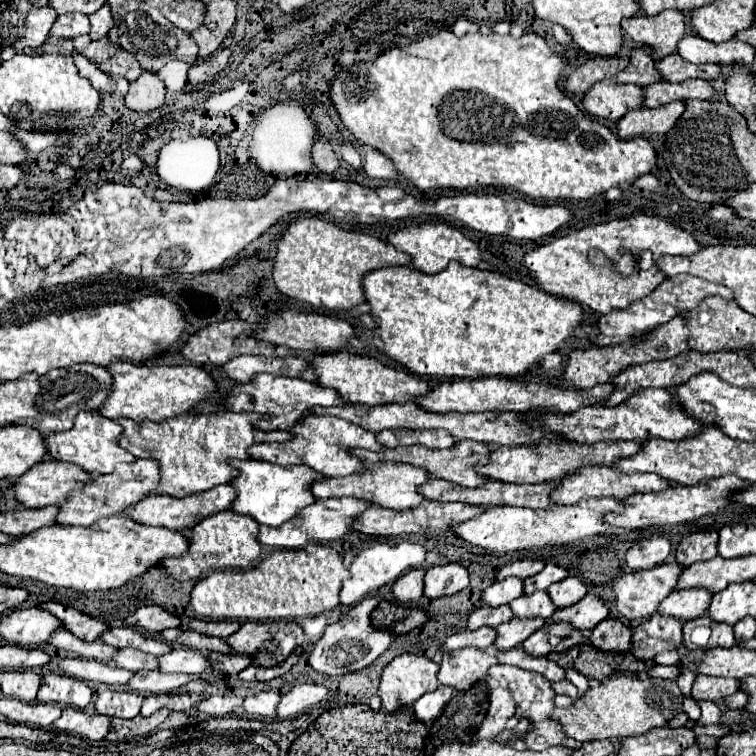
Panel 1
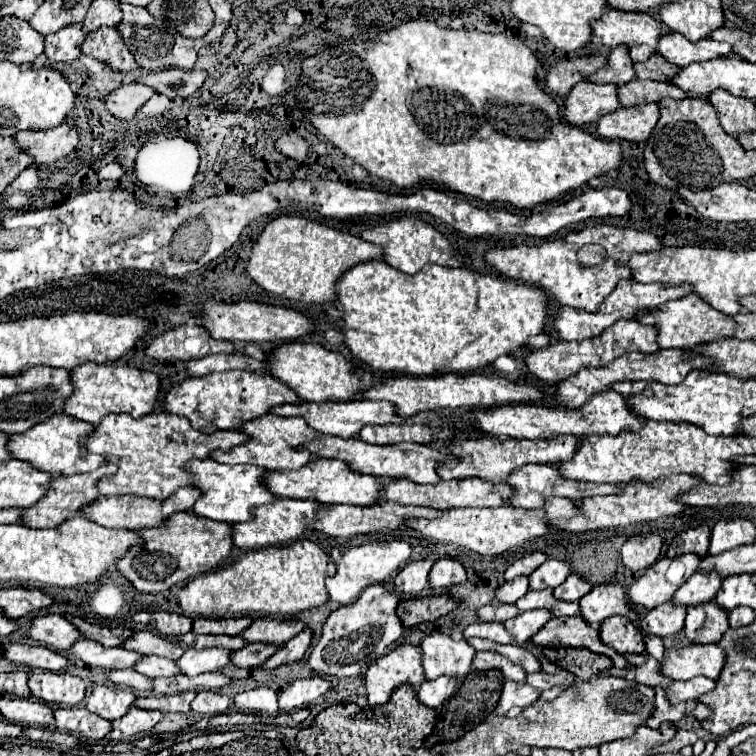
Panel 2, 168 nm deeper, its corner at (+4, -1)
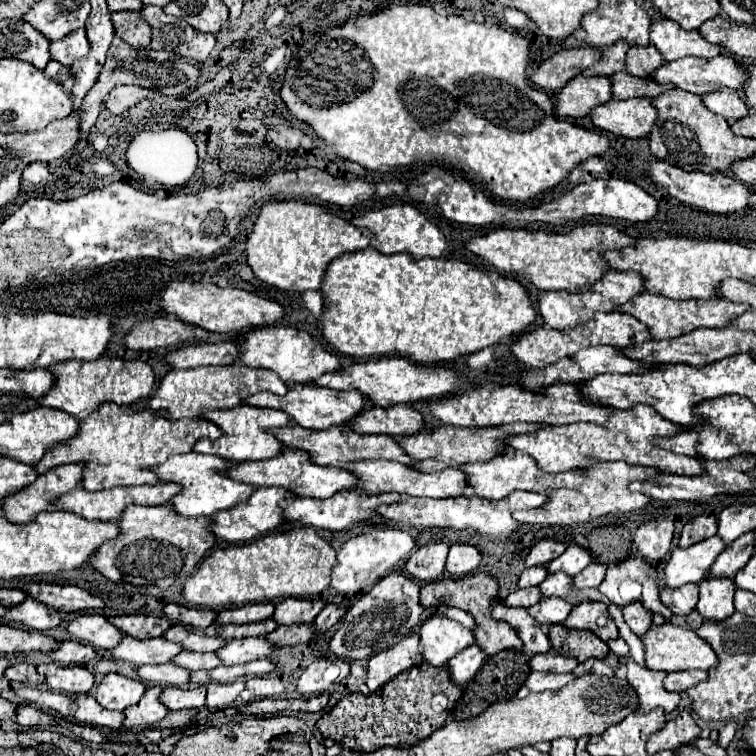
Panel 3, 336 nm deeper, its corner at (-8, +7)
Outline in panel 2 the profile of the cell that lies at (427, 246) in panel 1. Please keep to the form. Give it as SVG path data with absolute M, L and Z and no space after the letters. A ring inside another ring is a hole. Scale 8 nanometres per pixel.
M400 216L392 222L378 224L374 228L366 228L360 234L360 238L382 246L384 262L390 264L392 268L404 272L404 274L414 274L414 272L422 270L426 264L446 266L446 260L452 258L452 254L454 254L454 248L446 240L446 236L442 236L436 228L432 228L430 224L426 224L426 222L422 222L420 218L414 218L414 216Z

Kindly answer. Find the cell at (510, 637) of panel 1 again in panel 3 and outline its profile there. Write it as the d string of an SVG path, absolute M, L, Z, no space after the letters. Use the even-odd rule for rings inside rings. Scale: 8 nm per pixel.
M542 598L538 604L528 608L528 614L542 626L542 624L562 624L568 616L572 606L560 598Z

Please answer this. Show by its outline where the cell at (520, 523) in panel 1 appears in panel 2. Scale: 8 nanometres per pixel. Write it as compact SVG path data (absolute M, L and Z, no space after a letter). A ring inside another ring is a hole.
M552 498L540 510L538 508L524 510L524 508L512 508L512 506L504 506L504 508L448 508L448 510L442 510L440 516L434 520L412 518L412 520L406 520L406 524L412 530L416 530L428 538L452 542L452 544L464 546L466 550L478 552L482 556L496 556L496 554L502 554L510 548L522 546L524 542L532 540L532 538L548 534L550 526L544 524L544 516L546 518L570 518L576 512L578 512L578 508L572 504L572 500Z

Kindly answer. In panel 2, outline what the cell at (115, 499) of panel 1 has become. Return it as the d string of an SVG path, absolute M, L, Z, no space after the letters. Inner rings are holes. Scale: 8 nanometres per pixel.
M102 464L100 468L84 474L74 474L74 476L54 476L48 492L44 494L44 500L38 500L32 508L24 508L24 526L28 528L56 528L60 522L68 520L70 516L76 516L82 506L94 502L98 498L98 488L96 482L106 476L114 474L116 466L114 464Z

